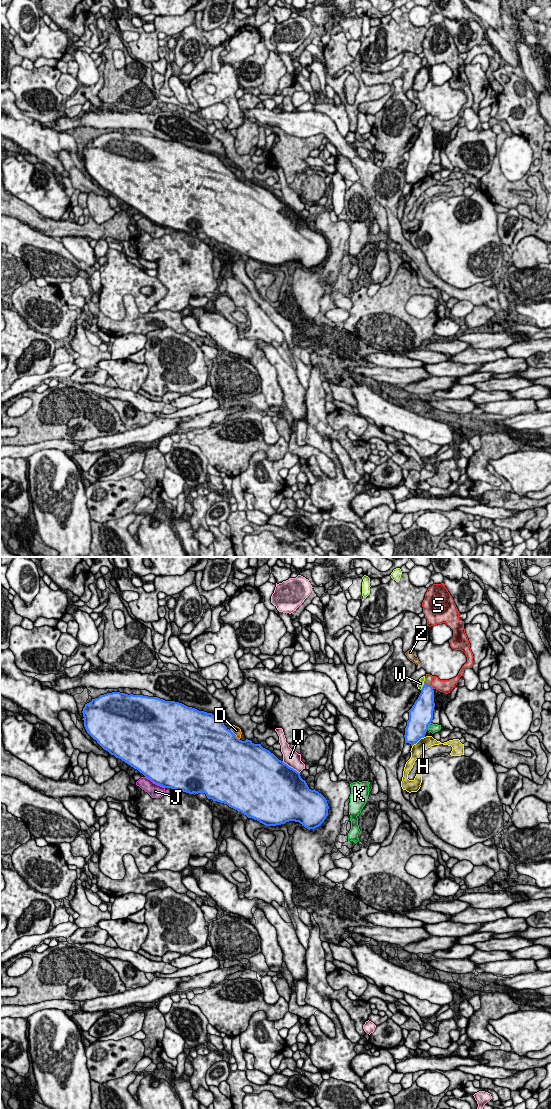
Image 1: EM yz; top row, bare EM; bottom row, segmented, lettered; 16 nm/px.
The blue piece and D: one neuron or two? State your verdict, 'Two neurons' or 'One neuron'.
Two neurons

